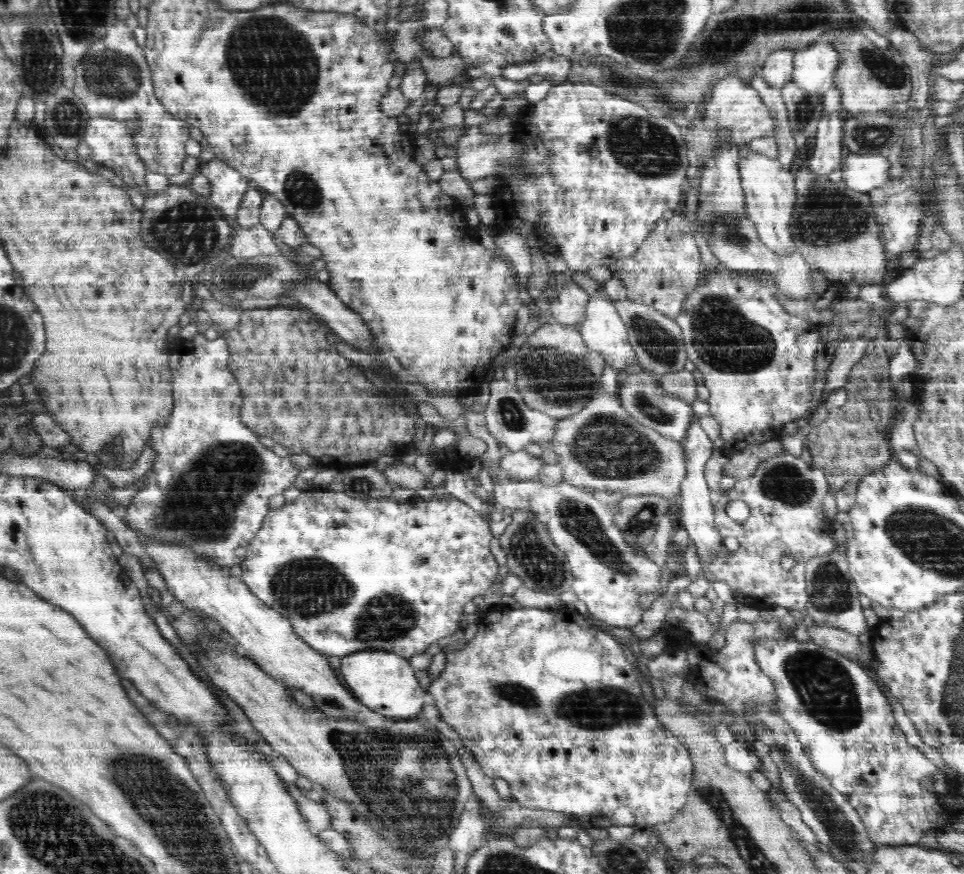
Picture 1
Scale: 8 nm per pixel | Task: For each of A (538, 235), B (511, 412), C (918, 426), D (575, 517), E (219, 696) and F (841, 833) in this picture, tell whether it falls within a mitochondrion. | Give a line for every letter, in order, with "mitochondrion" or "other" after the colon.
A: other
B: mitochondrion
C: other
D: mitochondrion
E: other
F: mitochondrion

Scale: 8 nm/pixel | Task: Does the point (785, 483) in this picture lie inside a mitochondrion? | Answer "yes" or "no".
yes

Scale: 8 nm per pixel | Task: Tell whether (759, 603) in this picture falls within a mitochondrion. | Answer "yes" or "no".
no

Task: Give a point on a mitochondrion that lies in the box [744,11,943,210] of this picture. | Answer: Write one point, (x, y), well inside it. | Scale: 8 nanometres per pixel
(892, 76)

